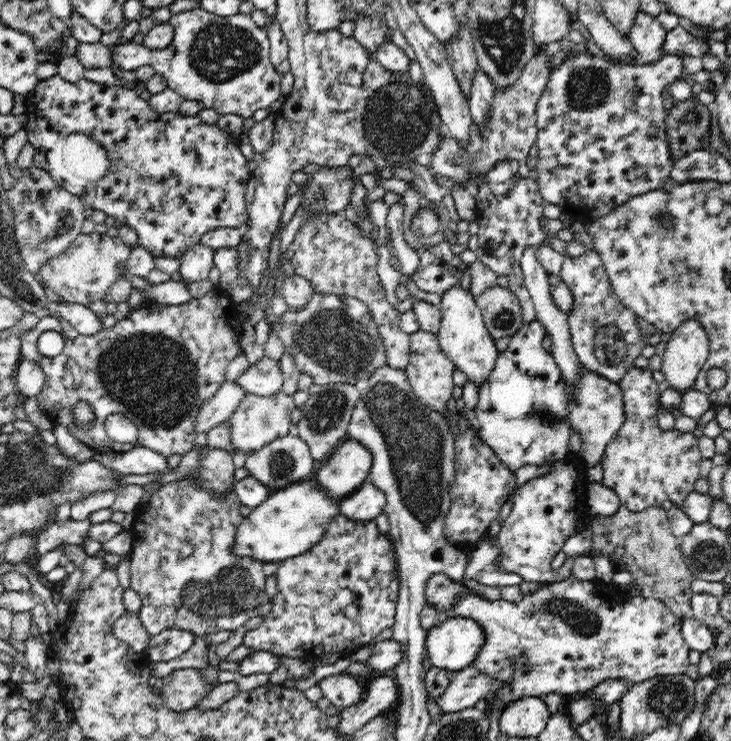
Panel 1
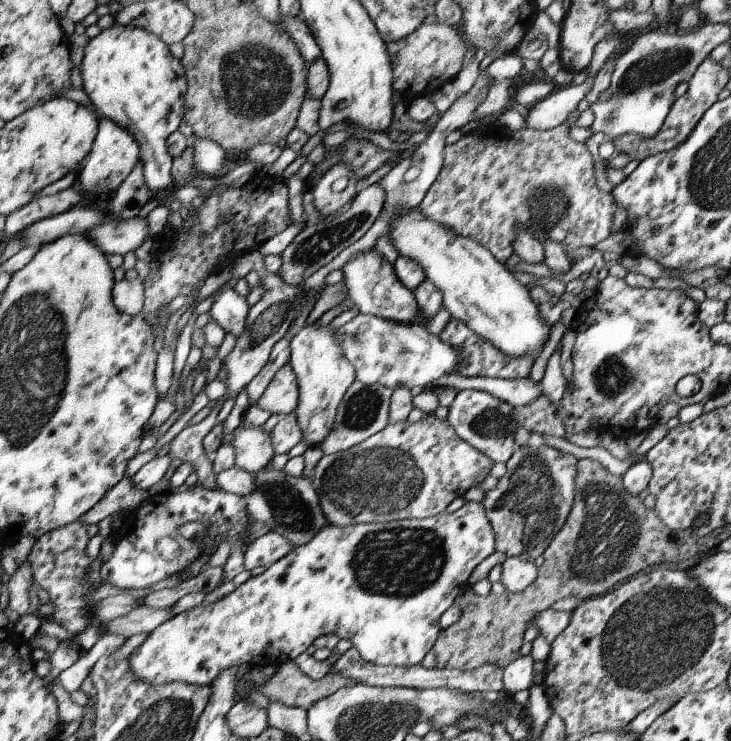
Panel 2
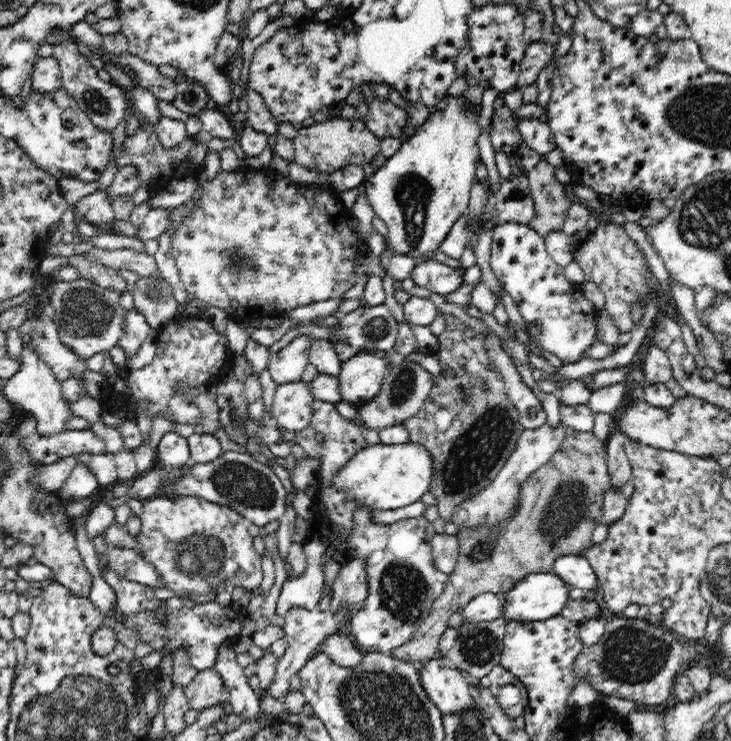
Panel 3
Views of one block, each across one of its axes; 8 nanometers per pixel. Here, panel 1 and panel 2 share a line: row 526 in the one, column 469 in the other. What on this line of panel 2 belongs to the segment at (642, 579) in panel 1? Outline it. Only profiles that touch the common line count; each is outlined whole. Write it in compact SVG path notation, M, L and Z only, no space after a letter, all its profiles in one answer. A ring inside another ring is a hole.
M579 460L577 462L577 474L575 474L575 498L573 498L573 506L569 510L569 516L565 520L565 524L561 526L561 530L553 536L553 540L549 542L549 546L543 552L543 564L537 568L537 578L519 594L509 594L505 590L505 594L495 596L489 594L485 598L477 596L473 590L465 588L465 592L461 592L453 606L457 606L461 610L459 622L441 630L431 652L435 654L435 664L437 670L461 670L461 672L471 672L471 670L479 670L483 664L487 666L497 666L499 670L503 670L505 666L509 666L513 660L517 660L521 656L521 640L523 640L523 632L529 620L533 620L541 610L551 608L553 602L567 598L567 596L577 596L579 602L589 600L589 598L597 598L603 594L613 592L619 584L623 584L623 578L631 578L637 572L641 572L647 566L653 564L669 564L669 562L681 562L699 554L705 554L709 550L715 550L715 538L709 534L705 538L697 538L691 530L679 532L679 530L671 530L669 526L665 526L659 516L655 514L655 510L645 508L635 496L631 496L625 488L623 488L623 478L621 476L613 476L611 472L607 472L599 462L595 460Z

